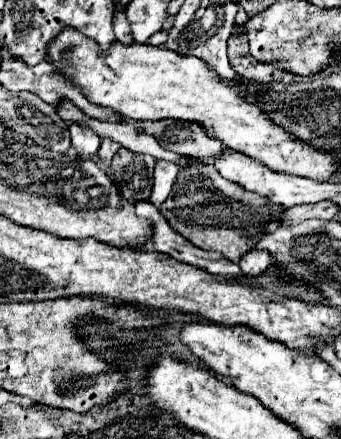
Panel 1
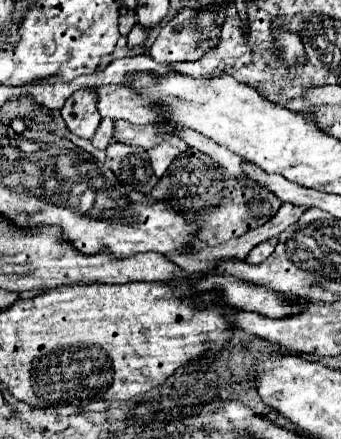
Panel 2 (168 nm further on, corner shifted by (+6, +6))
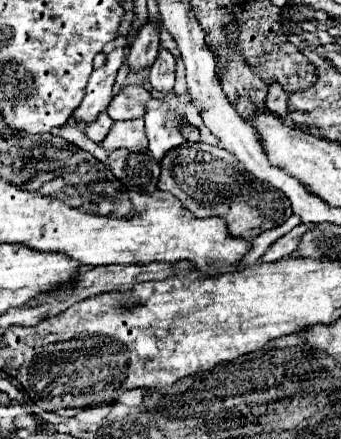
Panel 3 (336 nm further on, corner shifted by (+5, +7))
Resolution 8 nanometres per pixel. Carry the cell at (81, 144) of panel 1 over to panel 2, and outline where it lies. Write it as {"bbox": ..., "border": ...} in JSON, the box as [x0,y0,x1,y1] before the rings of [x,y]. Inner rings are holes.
{"bbox":[60,88,100,138],"border":[[[92,88],[76,90],[60,110],[68,130],[80,138],[92,138],[98,124],[100,114],[96,110],[96,94]]]}

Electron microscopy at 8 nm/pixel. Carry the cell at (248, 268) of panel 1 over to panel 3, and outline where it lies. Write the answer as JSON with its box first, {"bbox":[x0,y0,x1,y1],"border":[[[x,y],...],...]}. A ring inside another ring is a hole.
{"bbox":[261,223,313,263],"border":[[[301,223],[299,227],[295,227],[293,231],[289,231],[289,233],[283,235],[281,239],[277,239],[277,241],[269,247],[269,251],[261,257],[261,261],[263,261],[263,263],[275,263],[275,261],[279,261],[279,259],[285,259],[285,257],[293,255],[293,253],[297,251],[299,243],[301,243],[301,237],[303,237],[309,229],[313,229],[313,225]]]}

